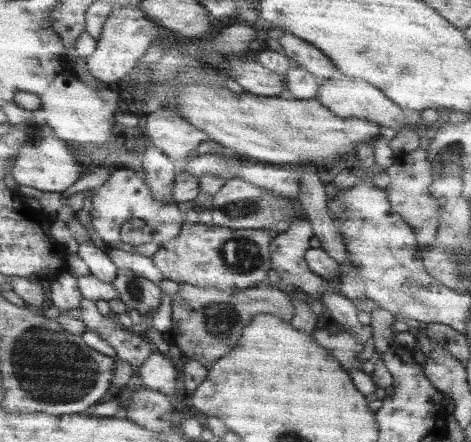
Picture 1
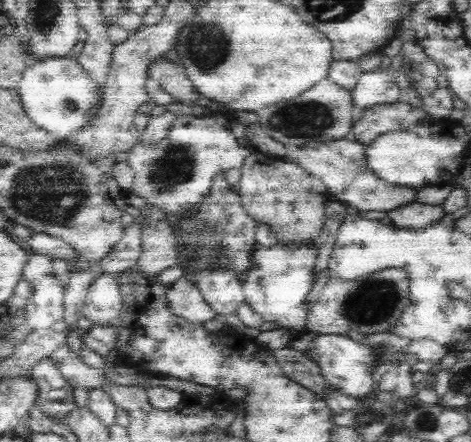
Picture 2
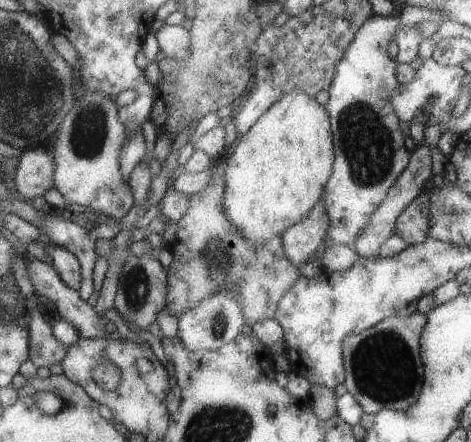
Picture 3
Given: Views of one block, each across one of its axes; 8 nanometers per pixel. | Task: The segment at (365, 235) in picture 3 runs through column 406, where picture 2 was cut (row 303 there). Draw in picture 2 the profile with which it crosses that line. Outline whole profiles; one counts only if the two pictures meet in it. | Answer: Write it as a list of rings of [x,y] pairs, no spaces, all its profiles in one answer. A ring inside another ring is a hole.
[[[184,276],[170,286],[170,308],[186,320],[202,324],[218,316],[216,308],[204,298],[202,290]]]

